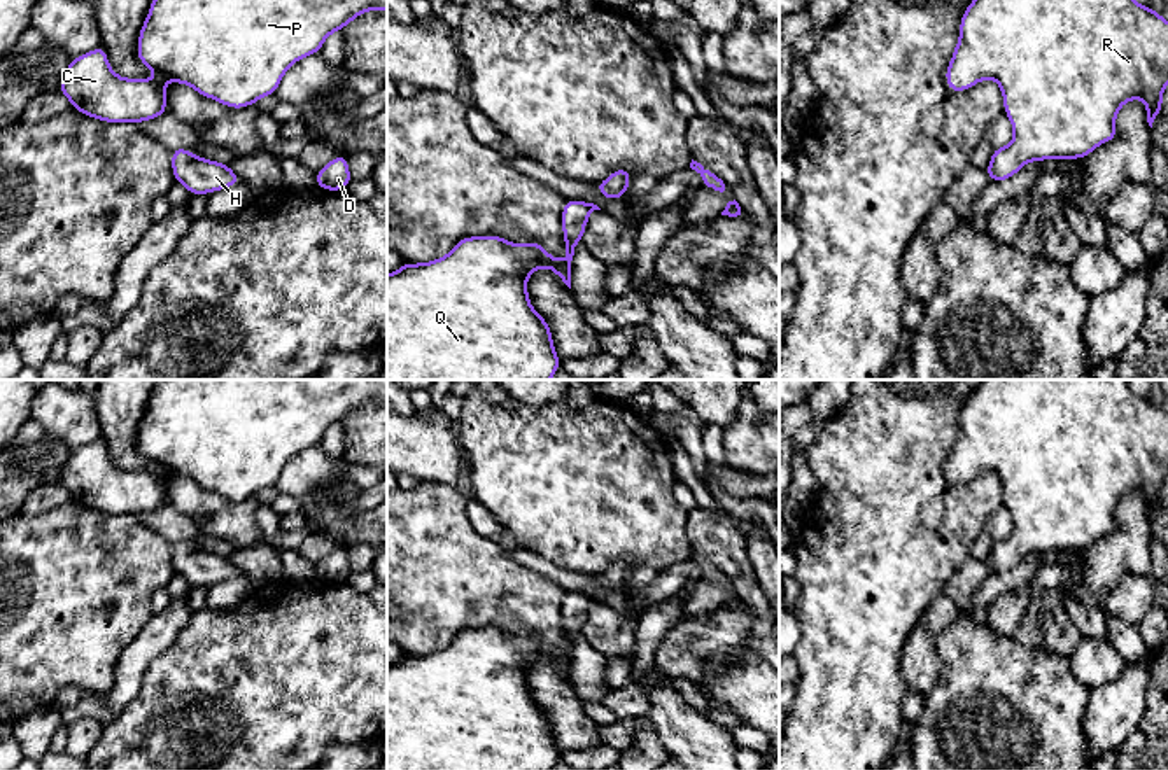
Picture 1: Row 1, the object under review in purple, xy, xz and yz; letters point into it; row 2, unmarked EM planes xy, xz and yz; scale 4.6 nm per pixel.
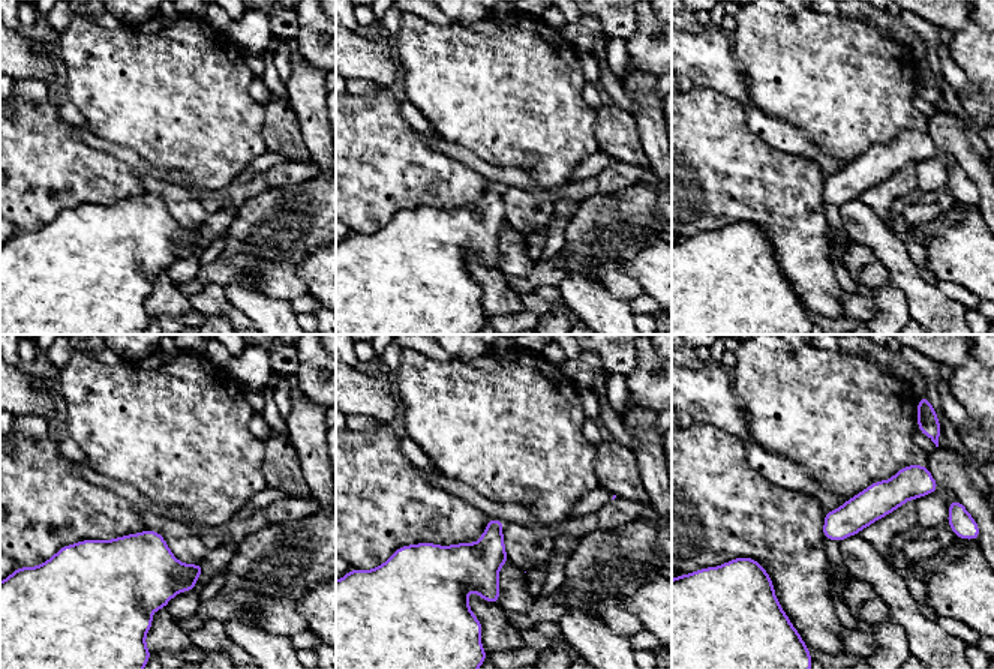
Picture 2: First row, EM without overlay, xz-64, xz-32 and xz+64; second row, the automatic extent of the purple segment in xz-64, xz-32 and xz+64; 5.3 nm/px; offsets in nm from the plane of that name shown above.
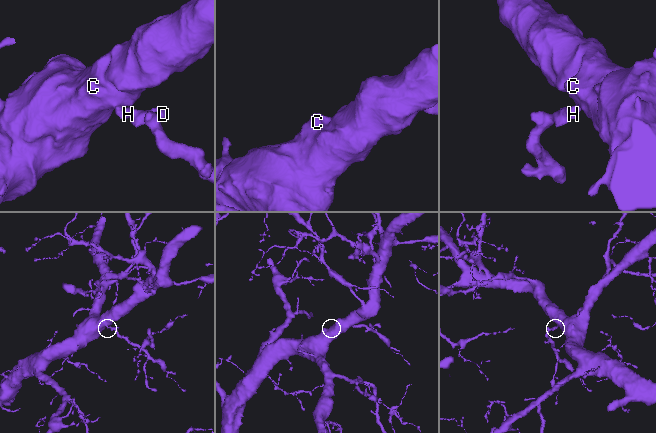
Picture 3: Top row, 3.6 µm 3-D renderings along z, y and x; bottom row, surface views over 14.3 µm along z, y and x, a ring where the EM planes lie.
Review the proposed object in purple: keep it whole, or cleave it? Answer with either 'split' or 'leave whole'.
leave whole

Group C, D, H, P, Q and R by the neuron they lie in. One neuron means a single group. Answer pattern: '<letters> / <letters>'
C D H P Q R

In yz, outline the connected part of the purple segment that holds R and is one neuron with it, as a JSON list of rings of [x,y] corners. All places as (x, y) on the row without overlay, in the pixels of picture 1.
[[[982,380],[960,411],[946,476],[961,485],[986,471],[998,474],[1014,522],[1012,534],[991,546],[986,558],[989,572],[1005,574],[1030,553],[1087,550],[1117,530],[1115,509],[1126,494],[1140,490],[1145,495],[1150,520],[1161,506],[1168,476],[1168,413],[1135,394],[1128,380]]]

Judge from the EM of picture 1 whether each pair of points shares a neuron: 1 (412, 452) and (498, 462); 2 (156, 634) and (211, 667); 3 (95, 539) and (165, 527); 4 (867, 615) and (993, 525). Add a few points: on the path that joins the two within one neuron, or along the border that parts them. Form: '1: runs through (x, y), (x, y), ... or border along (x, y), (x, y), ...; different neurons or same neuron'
1: border along (456, 422), (456, 443), (463, 457), (466, 480); different neurons
2: border along (195, 613), (144, 672); different neurons
3: border along (135, 517), (172, 541); different neurons
4: border along (1004, 506), (988, 517), (983, 531); different neurons

